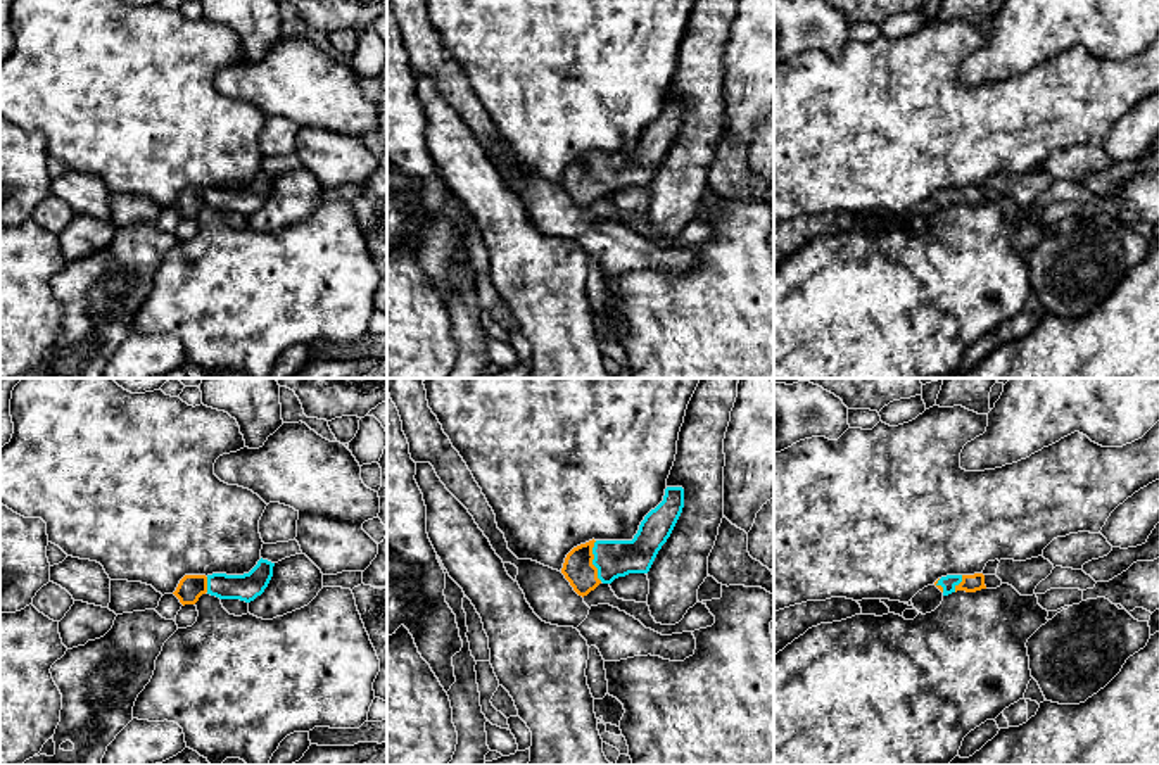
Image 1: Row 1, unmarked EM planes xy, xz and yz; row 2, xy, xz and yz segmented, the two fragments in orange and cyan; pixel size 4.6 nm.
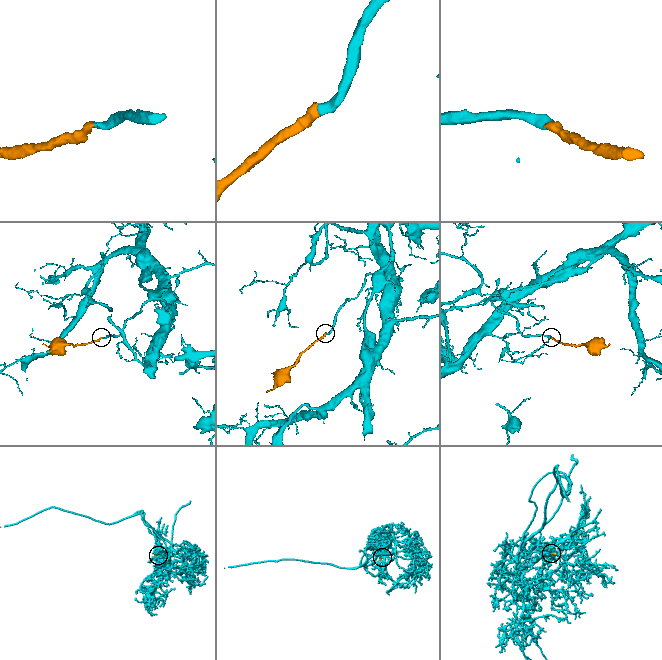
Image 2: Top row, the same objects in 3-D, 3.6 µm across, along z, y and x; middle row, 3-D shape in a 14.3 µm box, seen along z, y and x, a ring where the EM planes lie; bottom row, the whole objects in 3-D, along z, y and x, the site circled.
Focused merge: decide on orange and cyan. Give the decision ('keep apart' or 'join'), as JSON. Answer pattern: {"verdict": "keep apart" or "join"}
{"verdict": "join"}

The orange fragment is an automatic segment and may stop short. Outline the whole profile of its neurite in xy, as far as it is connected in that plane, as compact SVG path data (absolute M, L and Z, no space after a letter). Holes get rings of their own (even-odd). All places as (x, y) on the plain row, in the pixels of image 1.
M261 171L257 178L244 188L185 188L173 207L183 219L195 218L206 205L219 212L240 212L250 216L268 200L273 190L273 180L275 176Z

